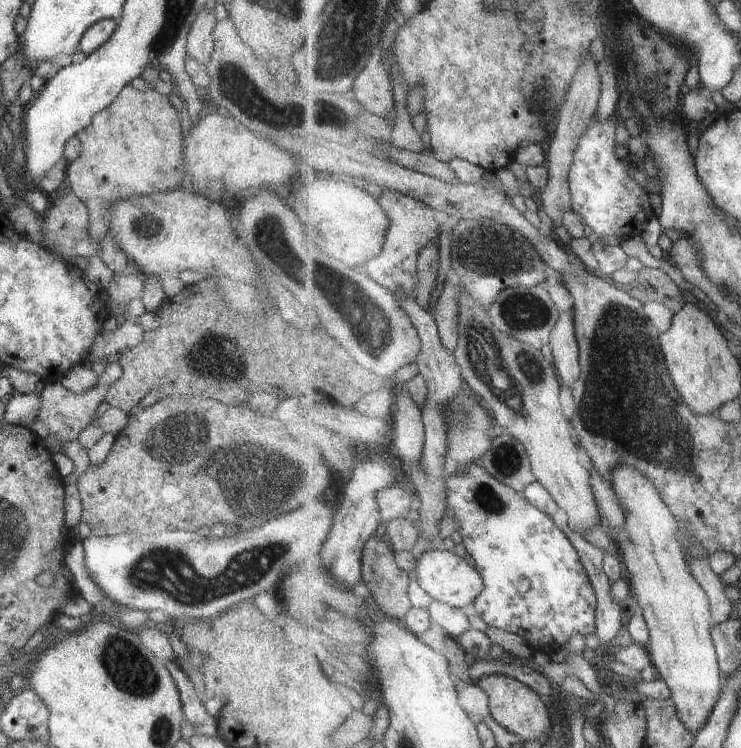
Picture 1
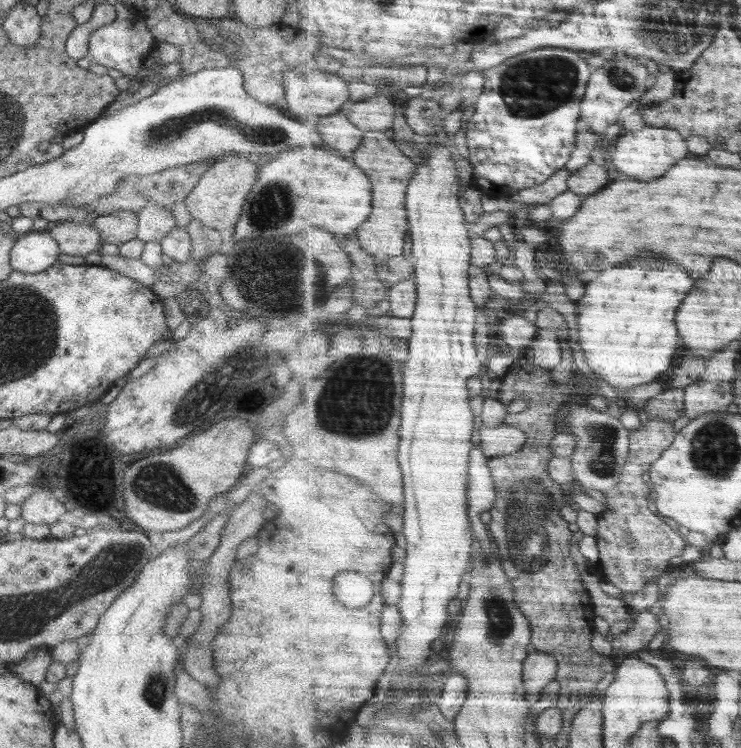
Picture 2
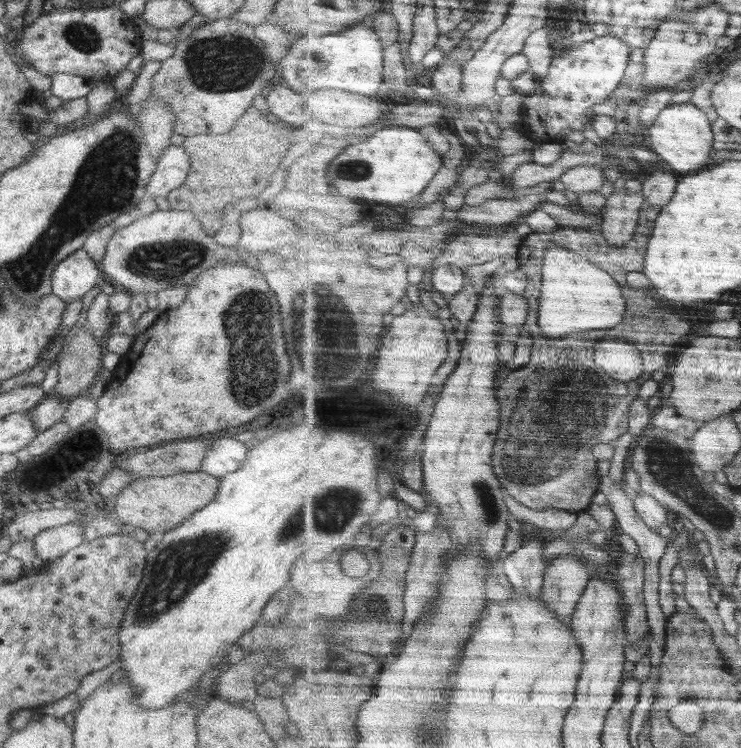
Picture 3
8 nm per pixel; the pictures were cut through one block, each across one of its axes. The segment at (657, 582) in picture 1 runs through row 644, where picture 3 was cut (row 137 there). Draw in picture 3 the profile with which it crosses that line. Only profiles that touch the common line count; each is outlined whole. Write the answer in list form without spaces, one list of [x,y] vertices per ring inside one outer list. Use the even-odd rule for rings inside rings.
[[[696,104],[671,105],[650,129],[651,147],[654,152],[660,154],[674,170],[692,172],[700,170],[708,164],[710,157],[714,155],[714,146],[717,134],[714,134],[713,122],[710,121],[708,113]]]

